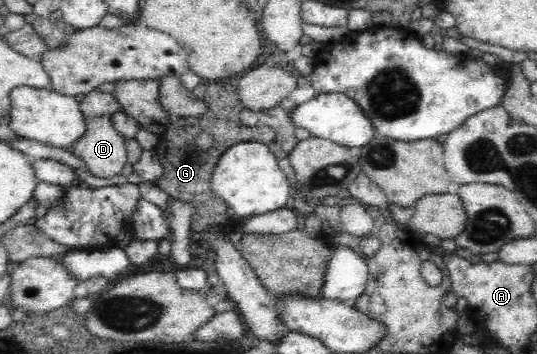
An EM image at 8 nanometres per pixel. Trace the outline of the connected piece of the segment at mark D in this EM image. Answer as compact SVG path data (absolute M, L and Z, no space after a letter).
M110 116L87 117L86 133L69 149L72 157L85 163L85 170L95 177L113 177L121 174L127 162L124 137L111 125Z

